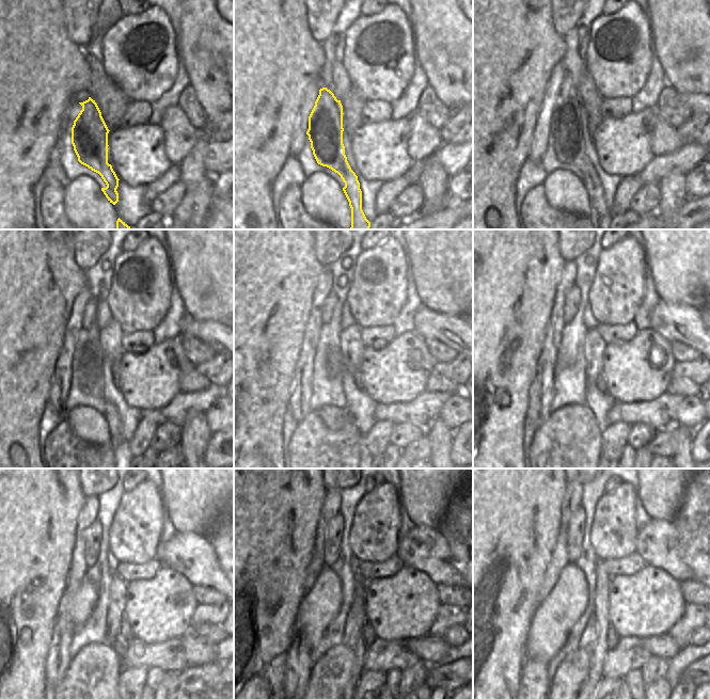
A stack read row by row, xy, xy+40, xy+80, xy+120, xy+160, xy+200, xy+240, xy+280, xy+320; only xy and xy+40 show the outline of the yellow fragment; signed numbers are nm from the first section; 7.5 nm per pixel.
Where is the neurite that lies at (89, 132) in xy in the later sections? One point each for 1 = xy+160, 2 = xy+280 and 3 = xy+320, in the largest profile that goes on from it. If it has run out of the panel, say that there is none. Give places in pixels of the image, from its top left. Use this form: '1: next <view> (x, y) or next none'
1: next xy+160 (327, 360)
2: next xy+280 (335, 529)
3: next xy+320 (577, 527)

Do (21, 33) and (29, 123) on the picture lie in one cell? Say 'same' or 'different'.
same

